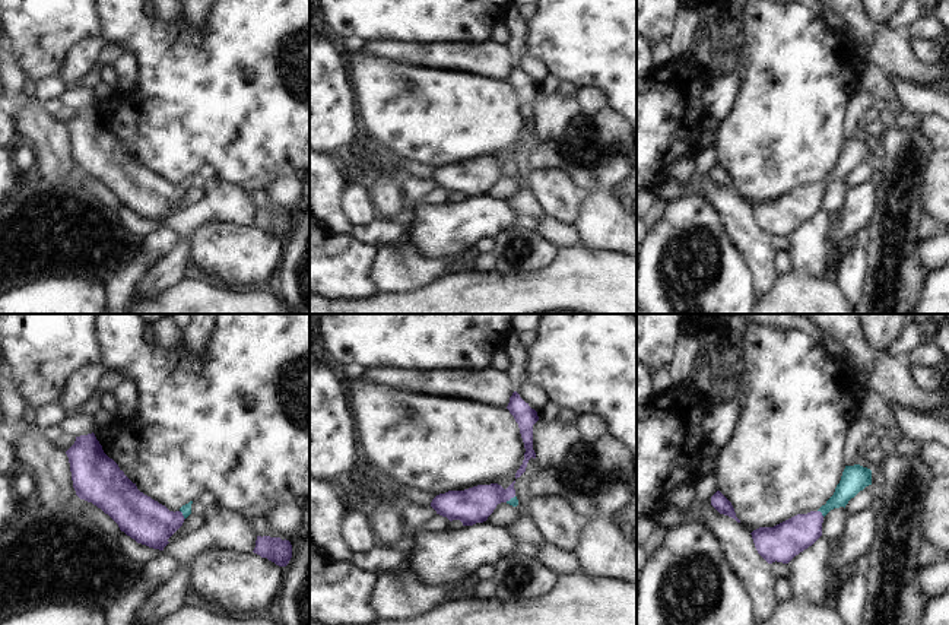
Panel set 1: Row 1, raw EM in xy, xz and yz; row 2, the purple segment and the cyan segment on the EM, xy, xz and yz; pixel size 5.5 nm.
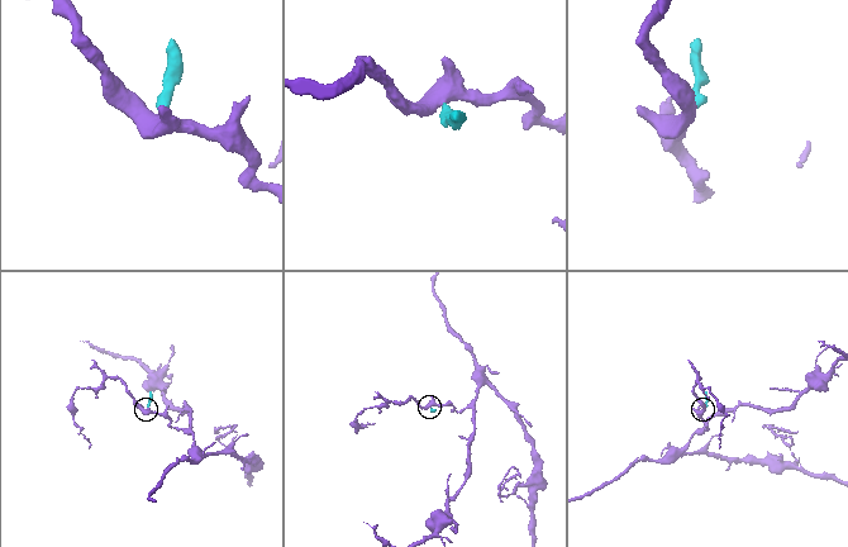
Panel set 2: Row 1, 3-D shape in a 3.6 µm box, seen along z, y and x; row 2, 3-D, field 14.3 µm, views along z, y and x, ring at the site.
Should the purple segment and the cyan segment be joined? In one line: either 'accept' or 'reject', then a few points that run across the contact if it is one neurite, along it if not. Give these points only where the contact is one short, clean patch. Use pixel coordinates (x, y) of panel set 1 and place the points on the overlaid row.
accept; line xy (140, 517), (181, 514), (186, 510)

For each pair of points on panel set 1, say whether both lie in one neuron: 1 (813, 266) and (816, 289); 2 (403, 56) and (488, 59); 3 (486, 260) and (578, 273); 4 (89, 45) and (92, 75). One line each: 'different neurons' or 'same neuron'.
1: different neurons
2: same neuron
3: different neurons
4: different neurons

